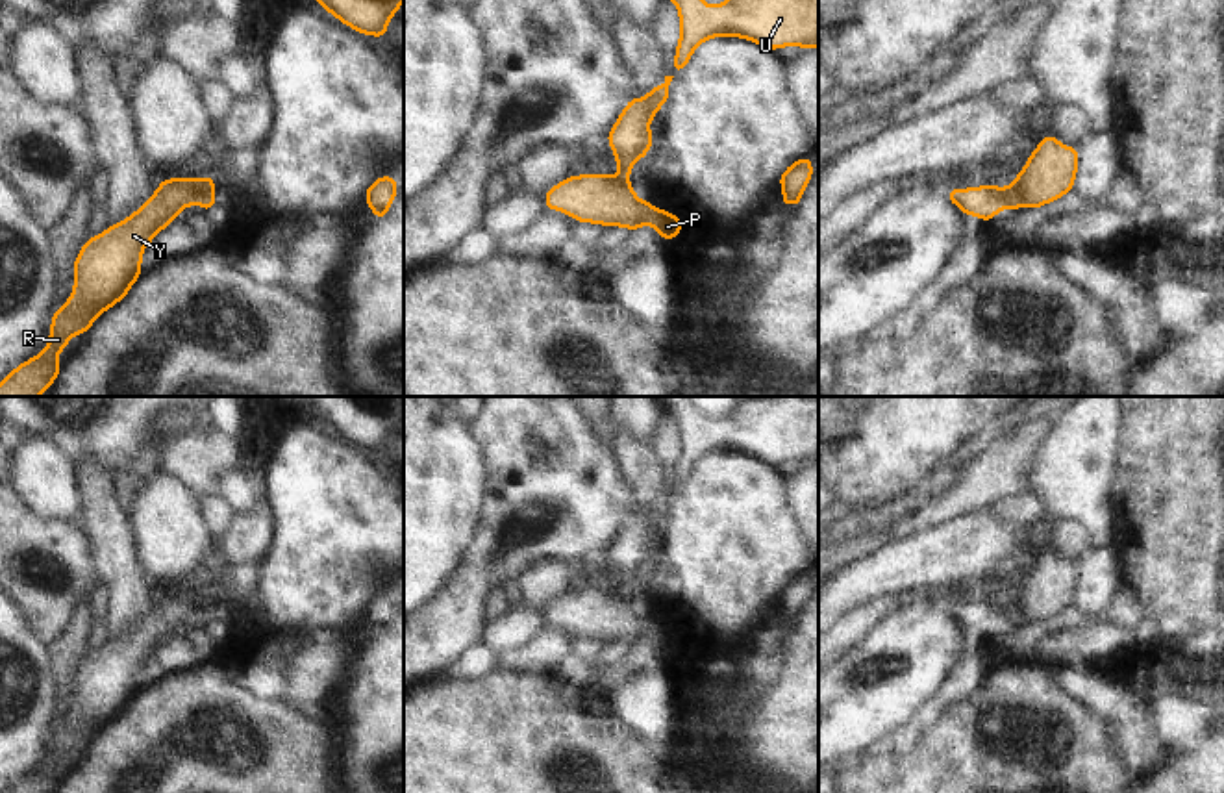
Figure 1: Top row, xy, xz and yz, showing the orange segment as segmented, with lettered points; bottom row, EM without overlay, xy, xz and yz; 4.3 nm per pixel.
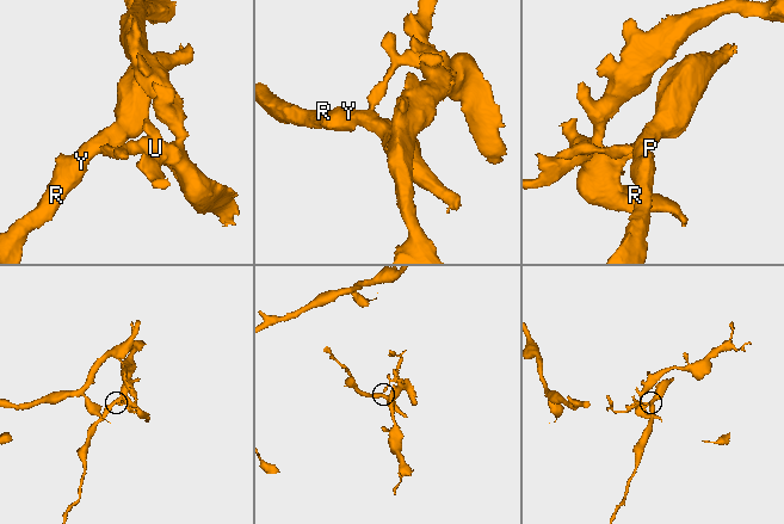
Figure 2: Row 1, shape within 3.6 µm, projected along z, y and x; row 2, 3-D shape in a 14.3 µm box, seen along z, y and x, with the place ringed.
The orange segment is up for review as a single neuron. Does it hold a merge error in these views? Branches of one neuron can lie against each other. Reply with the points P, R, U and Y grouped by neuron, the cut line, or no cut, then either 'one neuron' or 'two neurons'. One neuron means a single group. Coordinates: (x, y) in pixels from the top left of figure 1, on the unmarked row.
groups P R Y / U; cut yz (1010, 604), (1021, 619); two neurons

